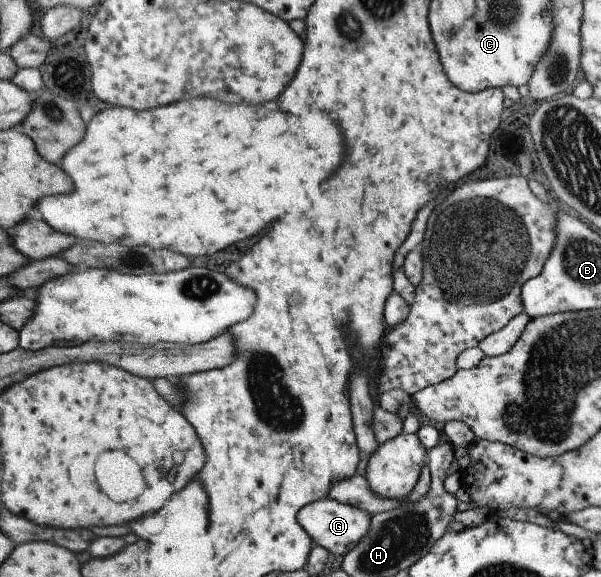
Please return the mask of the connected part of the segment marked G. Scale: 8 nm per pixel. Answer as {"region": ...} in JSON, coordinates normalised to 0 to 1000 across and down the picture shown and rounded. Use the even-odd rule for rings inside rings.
{"region":[[[541,860],[511,873],[504,884],[498,884],[494,905],[519,932],[519,939],[561,964],[581,957],[601,936],[601,931],[611,922],[616,898],[617,893],[599,880],[561,870],[551,861]]]}

